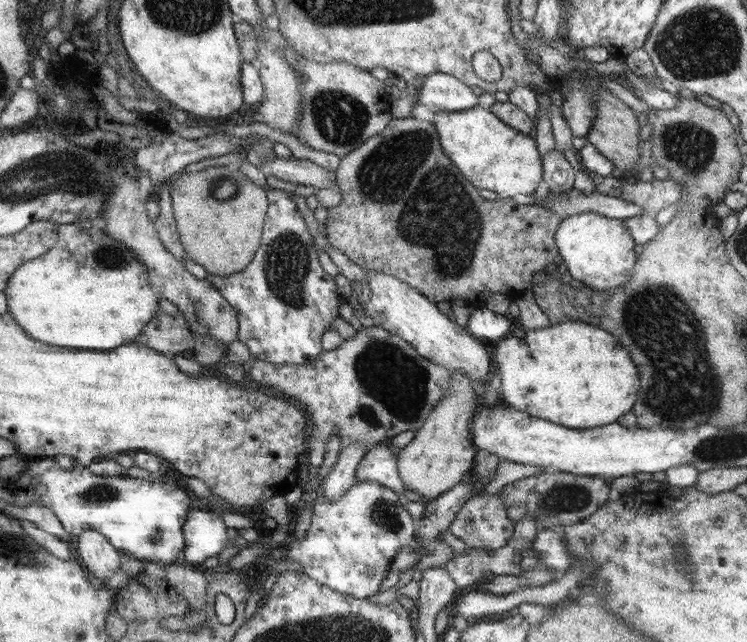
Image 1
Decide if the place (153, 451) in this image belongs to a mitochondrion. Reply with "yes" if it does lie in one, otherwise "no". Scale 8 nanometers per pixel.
no

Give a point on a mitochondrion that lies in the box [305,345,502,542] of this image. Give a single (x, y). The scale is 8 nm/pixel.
(386, 518)

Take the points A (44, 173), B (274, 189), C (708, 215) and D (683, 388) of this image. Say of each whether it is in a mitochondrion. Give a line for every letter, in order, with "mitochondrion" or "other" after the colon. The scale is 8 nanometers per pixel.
A: mitochondrion
B: other
C: other
D: mitochondrion

